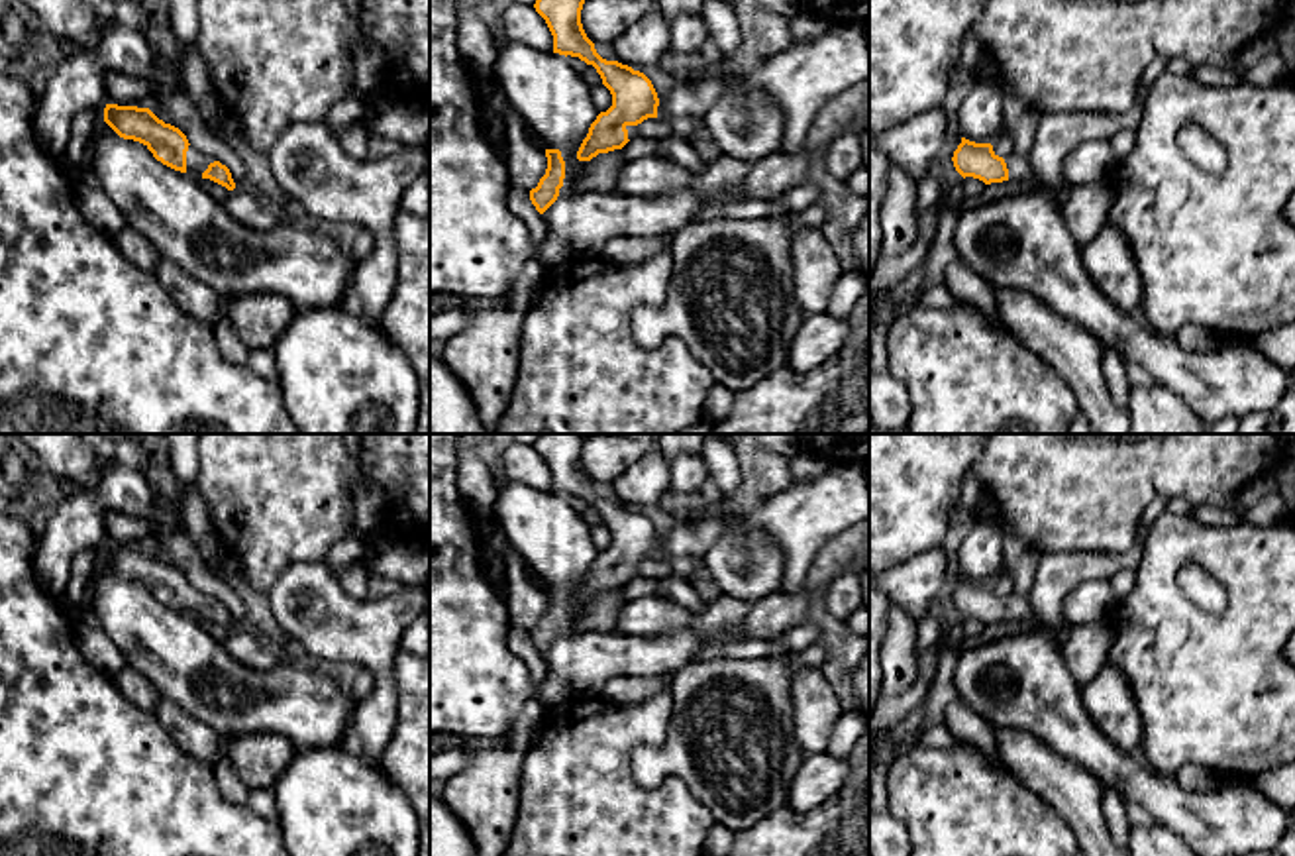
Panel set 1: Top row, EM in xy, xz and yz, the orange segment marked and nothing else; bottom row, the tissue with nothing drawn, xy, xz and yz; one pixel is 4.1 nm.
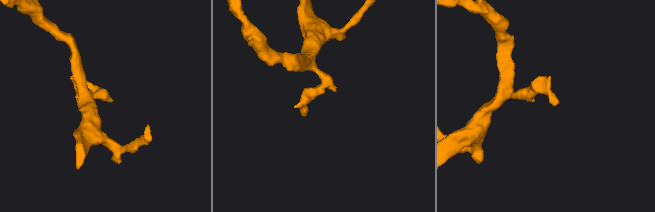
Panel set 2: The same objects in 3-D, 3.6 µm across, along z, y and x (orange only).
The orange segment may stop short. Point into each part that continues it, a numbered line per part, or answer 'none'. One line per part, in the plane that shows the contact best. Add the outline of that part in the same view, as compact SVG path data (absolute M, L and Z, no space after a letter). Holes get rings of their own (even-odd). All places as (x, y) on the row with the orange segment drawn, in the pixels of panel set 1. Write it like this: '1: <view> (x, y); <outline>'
1: xy (197, 161); M188 145L188 151L186 151L186 173L190 173L190 175L200 179L202 173L208 169L208 165L214 163L214 161L216 159L212 159L210 155L204 155L194 145Z

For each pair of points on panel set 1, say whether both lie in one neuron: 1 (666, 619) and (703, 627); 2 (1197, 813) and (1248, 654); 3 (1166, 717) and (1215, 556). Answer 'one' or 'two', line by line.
1: one
2: two
3: one

